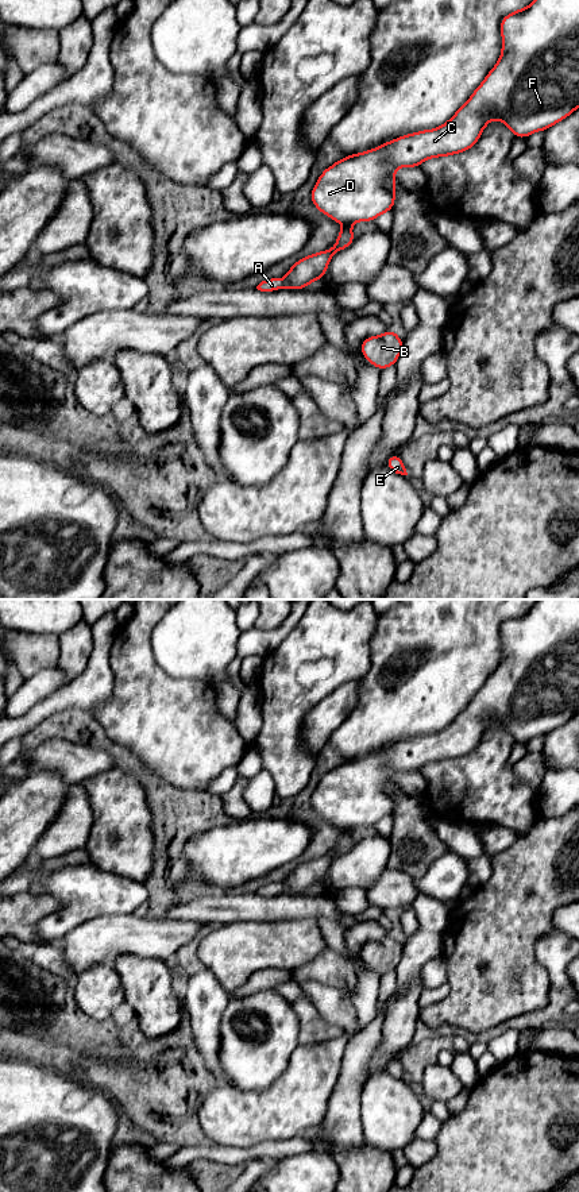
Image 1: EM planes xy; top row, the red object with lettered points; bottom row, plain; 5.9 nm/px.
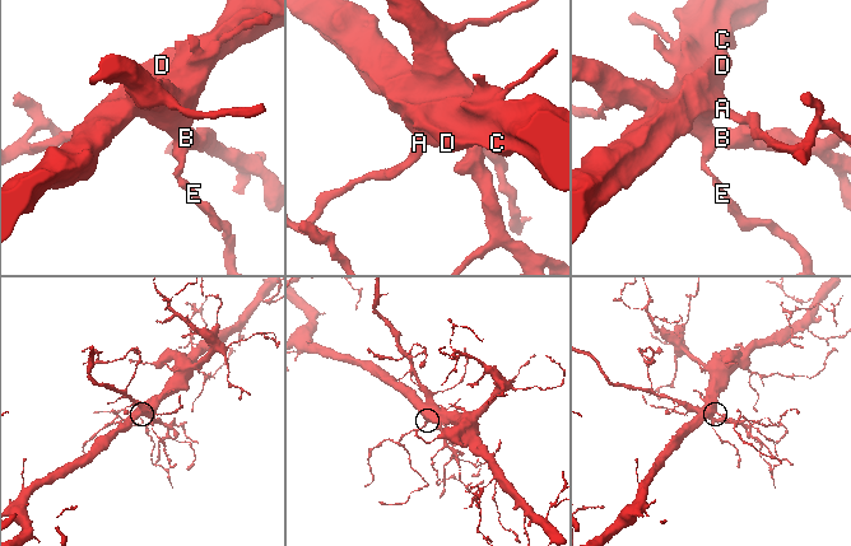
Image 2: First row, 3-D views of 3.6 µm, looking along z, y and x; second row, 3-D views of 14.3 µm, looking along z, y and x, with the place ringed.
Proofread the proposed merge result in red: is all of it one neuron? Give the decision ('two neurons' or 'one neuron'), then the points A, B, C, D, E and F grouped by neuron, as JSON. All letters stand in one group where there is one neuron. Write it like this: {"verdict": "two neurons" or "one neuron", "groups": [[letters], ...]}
{"verdict": "two neurons", "groups": [["A", "C", "D", "F"], ["B", "E"]]}

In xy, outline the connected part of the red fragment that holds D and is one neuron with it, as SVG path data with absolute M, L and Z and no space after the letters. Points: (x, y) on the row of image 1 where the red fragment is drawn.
M533 0L526 8L516 9L501 19L501 36L502 50L498 62L448 121L437 128L406 134L377 148L339 159L320 174L310 193L313 205L336 223L374 221L394 207L393 186L398 185L395 169L420 167L426 159L470 150L493 119L505 123L516 138L528 138L537 131L548 130L579 108L579 0Z

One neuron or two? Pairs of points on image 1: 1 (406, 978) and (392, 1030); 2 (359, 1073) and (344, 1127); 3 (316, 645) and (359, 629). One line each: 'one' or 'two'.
1: one
2: one
3: one

